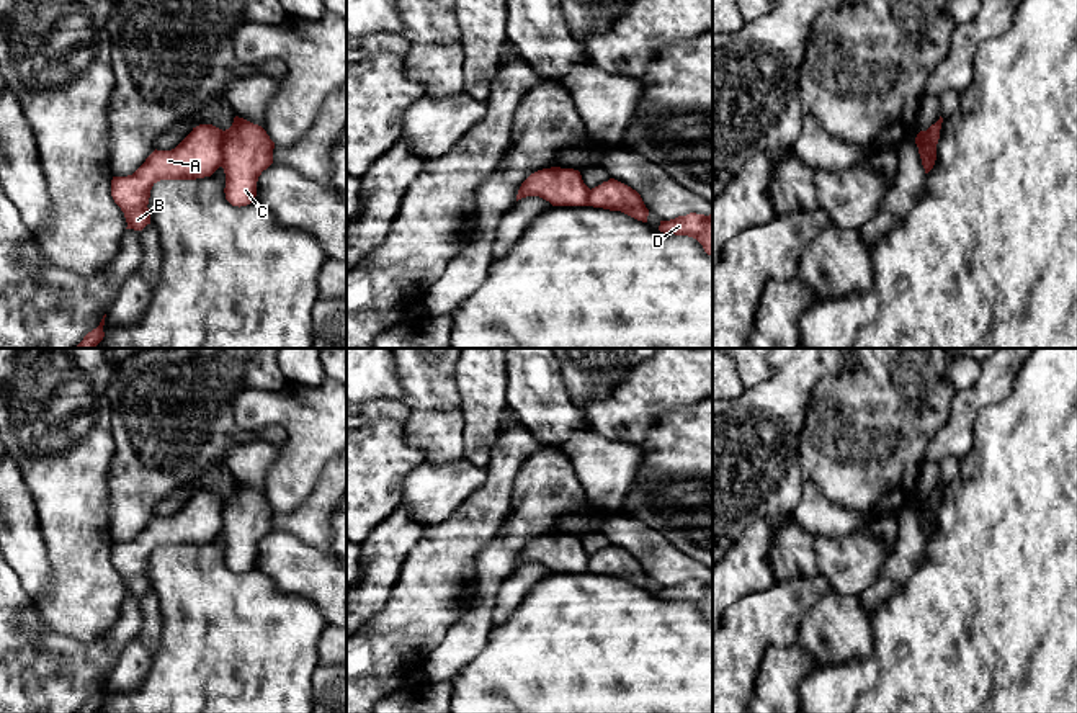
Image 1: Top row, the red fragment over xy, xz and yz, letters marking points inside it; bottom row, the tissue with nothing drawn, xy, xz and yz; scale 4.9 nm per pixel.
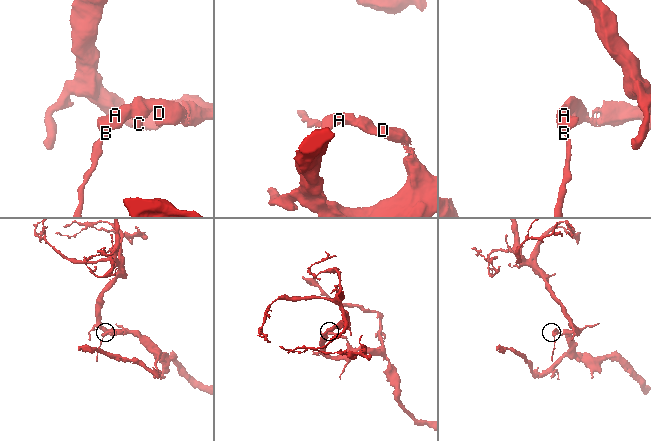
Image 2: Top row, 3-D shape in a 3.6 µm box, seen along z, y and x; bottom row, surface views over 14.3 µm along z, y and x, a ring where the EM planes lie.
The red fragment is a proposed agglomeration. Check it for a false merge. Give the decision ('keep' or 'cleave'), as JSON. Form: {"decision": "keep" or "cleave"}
{"decision": "cleave"}

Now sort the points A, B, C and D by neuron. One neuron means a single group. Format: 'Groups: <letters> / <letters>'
Groups: A B / C D

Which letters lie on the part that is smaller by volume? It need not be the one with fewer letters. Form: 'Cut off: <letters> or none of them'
Cut off: A, B

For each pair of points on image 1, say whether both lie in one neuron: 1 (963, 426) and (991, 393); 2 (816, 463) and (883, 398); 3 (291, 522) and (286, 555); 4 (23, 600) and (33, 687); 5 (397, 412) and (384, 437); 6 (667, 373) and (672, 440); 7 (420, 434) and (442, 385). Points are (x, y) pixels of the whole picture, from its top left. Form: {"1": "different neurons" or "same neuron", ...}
{"1": "same neuron", "2": "same neuron", "3": "different neurons", "4": "same neuron", "5": "different neurons", "6": "different neurons", "7": "same neuron"}

